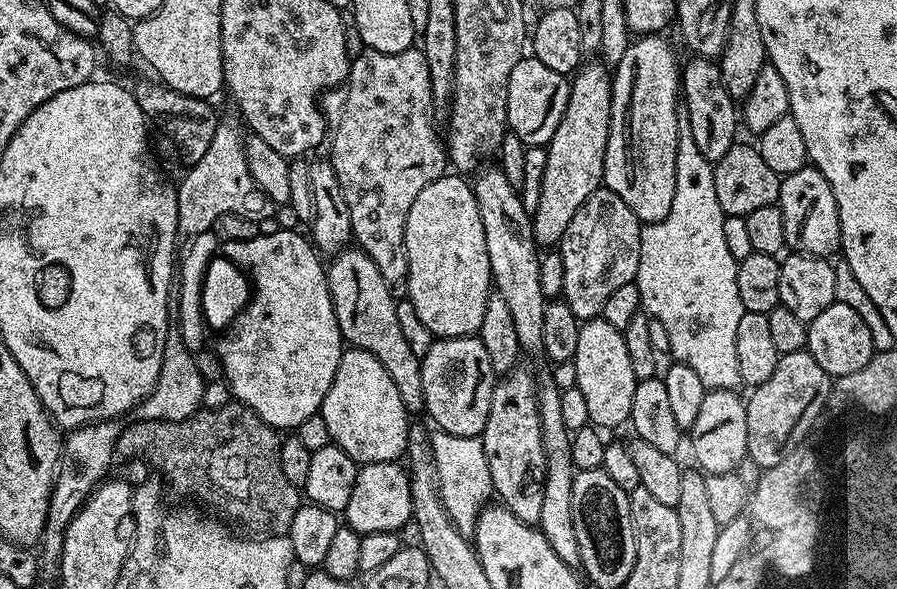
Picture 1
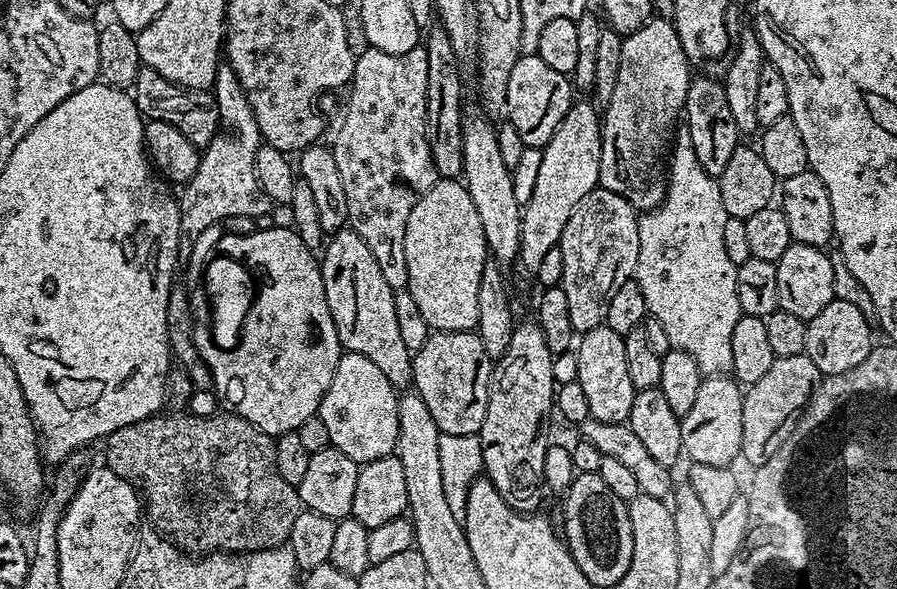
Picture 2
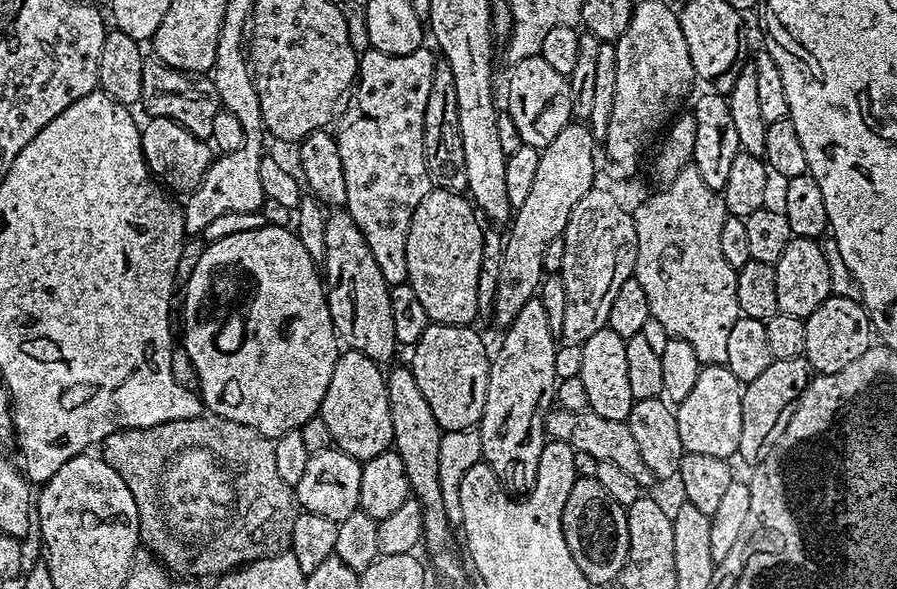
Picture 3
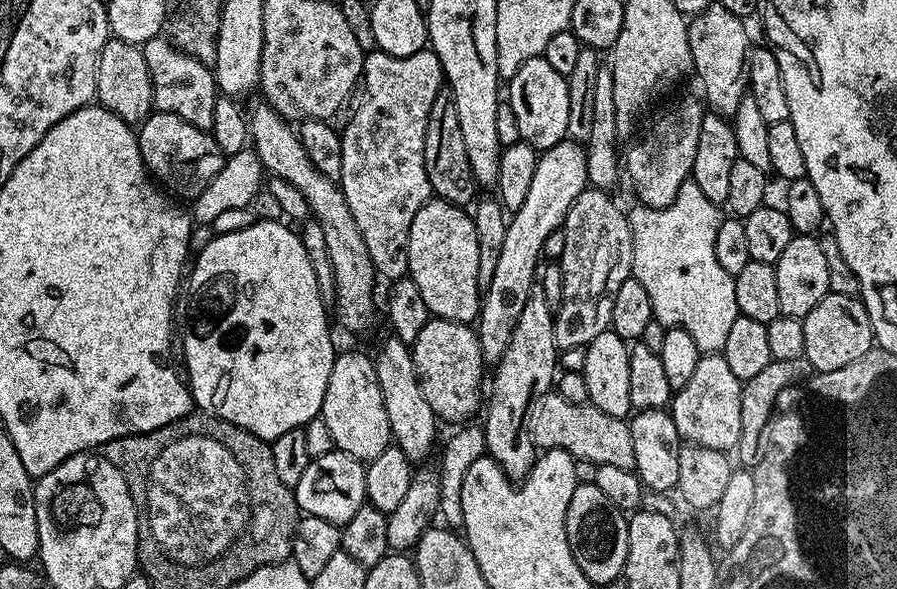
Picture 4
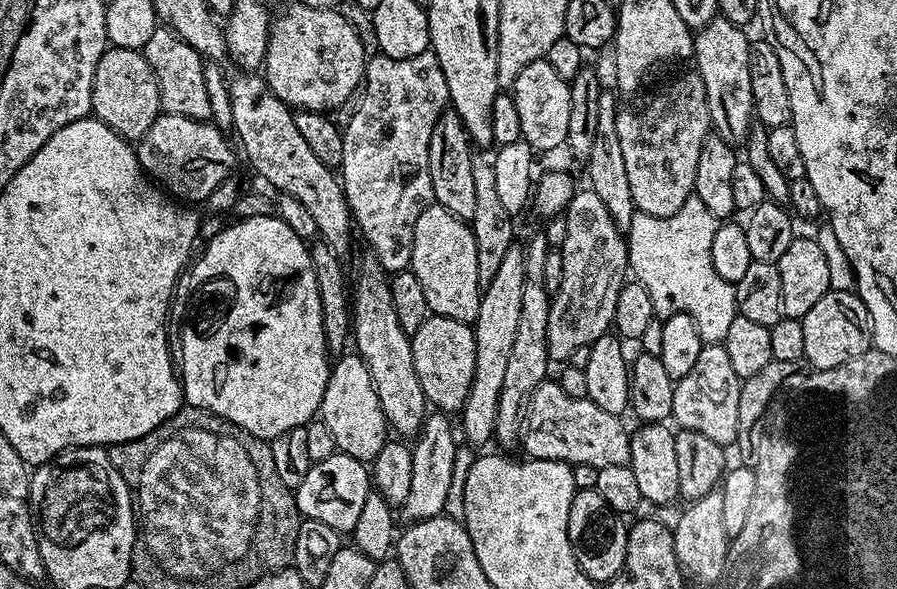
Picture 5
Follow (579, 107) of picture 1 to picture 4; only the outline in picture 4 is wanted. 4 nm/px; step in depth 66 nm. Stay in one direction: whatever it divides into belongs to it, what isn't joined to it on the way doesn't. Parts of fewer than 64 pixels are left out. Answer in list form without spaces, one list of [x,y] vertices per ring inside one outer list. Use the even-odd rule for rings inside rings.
[[[565,138],[539,153],[534,178],[530,181],[530,194],[526,194],[522,206],[517,212],[511,213],[507,221],[508,229],[503,239],[498,263],[495,265],[494,278],[490,278],[490,286],[482,292],[480,315],[475,321],[474,331],[476,337],[480,339],[480,349],[485,365],[495,366],[502,358],[502,354],[506,354],[506,346],[510,346],[510,334],[514,334],[514,326],[518,326],[518,317],[521,316],[522,309],[526,307],[526,298],[530,298],[532,289],[537,287],[538,269],[542,264],[541,252],[546,238],[555,231],[563,229],[566,214],[570,214],[570,206],[574,206],[578,194],[582,194],[587,187],[589,187],[588,170],[583,143]]]

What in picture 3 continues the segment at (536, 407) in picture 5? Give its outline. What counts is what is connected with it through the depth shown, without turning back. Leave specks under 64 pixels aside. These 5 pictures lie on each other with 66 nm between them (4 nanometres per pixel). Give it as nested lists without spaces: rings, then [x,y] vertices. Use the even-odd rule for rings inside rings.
[[[557,407],[547,413],[544,430],[551,439],[566,442],[577,452],[590,454],[590,458],[600,462],[614,462],[614,466],[626,470],[626,474],[630,474],[630,478],[634,478],[641,486],[653,483],[654,477],[650,466],[646,466],[646,461],[642,458],[641,451],[638,450],[638,441],[634,439],[634,434],[630,434],[630,426],[625,421],[602,418],[591,410],[567,412],[565,408]]]

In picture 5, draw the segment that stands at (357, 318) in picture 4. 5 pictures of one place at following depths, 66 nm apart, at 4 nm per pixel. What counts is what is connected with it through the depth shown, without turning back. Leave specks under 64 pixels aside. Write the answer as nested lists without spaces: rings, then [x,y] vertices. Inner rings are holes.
[[[240,70],[235,73],[237,76],[227,81],[229,94],[230,94],[230,105],[233,106],[233,122],[231,127],[236,130],[235,139],[238,141],[240,139],[239,147],[242,149],[244,147],[244,152],[248,155],[248,160],[252,163],[252,168],[257,172],[258,175],[261,176],[262,179],[265,180],[266,183],[269,184],[272,188],[277,188],[275,191],[277,193],[283,194],[285,196],[289,196],[290,198],[298,198],[298,202],[302,202],[302,206],[306,206],[306,211],[310,213],[314,218],[314,226],[316,227],[316,236],[319,237],[323,243],[327,244],[328,249],[331,252],[336,253],[337,256],[344,258],[347,257],[348,247],[352,244],[352,236],[351,232],[354,232],[354,221],[352,218],[352,211],[350,210],[350,206],[348,205],[348,199],[346,198],[346,194],[344,193],[343,183],[333,169],[326,167],[322,162],[318,162],[318,158],[313,154],[310,150],[309,144],[307,144],[302,139],[302,133],[298,131],[298,126],[294,126],[294,112],[293,109],[289,108],[288,105],[283,104],[278,98],[278,94],[274,94],[274,90],[270,90],[270,86],[268,85],[267,80],[264,79],[263,75],[257,74],[252,70]]]

